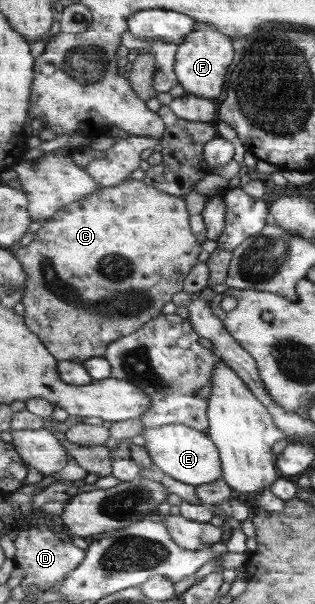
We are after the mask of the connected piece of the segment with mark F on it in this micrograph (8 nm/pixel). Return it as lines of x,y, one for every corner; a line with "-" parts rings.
197,23
195,30
178,45
174,69
185,92
201,98
219,98
221,92
225,90
225,78
229,66
233,64
233,58
235,58
235,50
229,35
219,32
218,28
210,24

